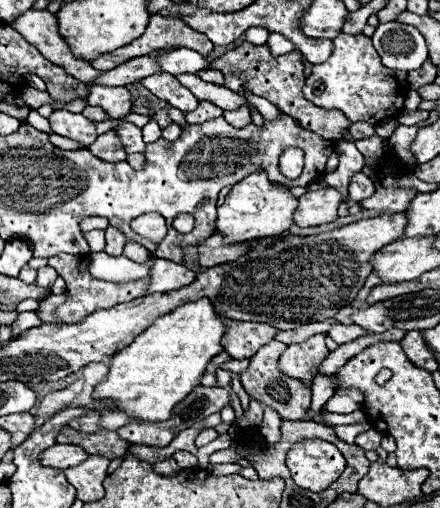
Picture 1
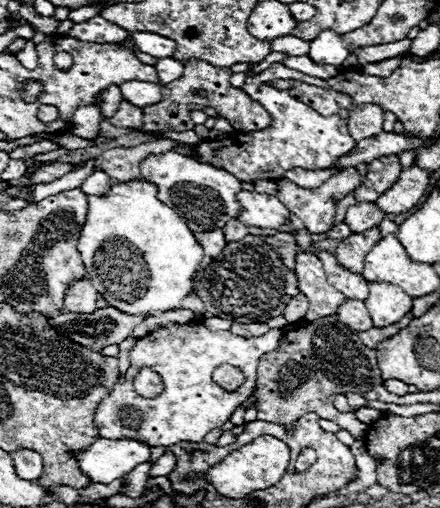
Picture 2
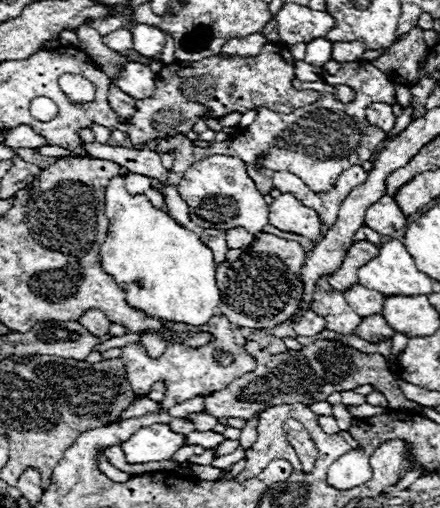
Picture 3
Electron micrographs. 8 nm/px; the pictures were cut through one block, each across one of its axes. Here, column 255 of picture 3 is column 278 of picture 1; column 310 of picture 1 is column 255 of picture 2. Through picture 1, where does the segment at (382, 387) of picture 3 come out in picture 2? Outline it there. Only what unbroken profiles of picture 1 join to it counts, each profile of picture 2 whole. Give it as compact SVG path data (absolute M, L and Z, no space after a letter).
M324 316L308 322L300 330L288 330L282 336L278 348L262 356L258 368L258 390L254 392L258 420L290 428L300 416L316 412L320 418L338 422L356 440L362 440L364 432L368 432L368 426L358 422L352 412L338 412L332 406L332 398L348 392L366 392L368 388L380 384L384 382L376 364L374 350L364 346L358 334L344 326L336 316Z

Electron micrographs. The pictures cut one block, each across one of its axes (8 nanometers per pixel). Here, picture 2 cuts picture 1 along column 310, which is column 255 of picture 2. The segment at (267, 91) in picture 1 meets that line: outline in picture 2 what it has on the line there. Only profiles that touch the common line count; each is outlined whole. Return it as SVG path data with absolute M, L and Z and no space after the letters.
M190 60L184 64L184 72L178 80L164 84L162 86L162 102L154 104L152 108L144 108L144 130L146 132L156 132L156 130L190 130L192 128L192 120L188 116L190 110L202 110L206 106L212 106L218 116L224 116L232 128L240 134L248 134L248 132L256 132L256 130L264 130L270 128L272 120L270 114L258 104L248 100L248 96L240 90L230 86L230 68L214 68L210 64L198 62L198 60Z

